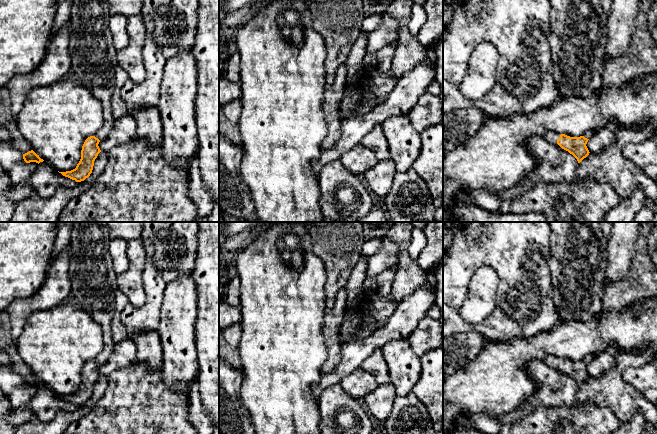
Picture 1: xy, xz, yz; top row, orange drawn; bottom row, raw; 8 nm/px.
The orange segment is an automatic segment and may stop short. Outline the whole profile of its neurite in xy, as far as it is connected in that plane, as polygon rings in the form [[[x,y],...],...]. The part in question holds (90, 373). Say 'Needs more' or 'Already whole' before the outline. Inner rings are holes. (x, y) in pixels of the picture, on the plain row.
Needs more. [[[72,222],[69,243],[71,258],[68,272],[71,284],[71,301],[87,312],[100,325],[104,342],[104,348],[99,357],[85,364],[81,374],[81,383],[76,392],[71,395],[59,396],[76,406],[84,405],[92,397],[94,385],[101,376],[98,368],[111,356],[112,348],[115,345],[110,326],[116,311],[114,302],[115,293],[118,290],[118,274],[113,270],[110,241],[107,222]]]

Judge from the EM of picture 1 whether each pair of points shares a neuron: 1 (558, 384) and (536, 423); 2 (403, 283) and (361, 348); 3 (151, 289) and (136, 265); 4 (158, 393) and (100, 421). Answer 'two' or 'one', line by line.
1: two
2: two
3: two
4: one

